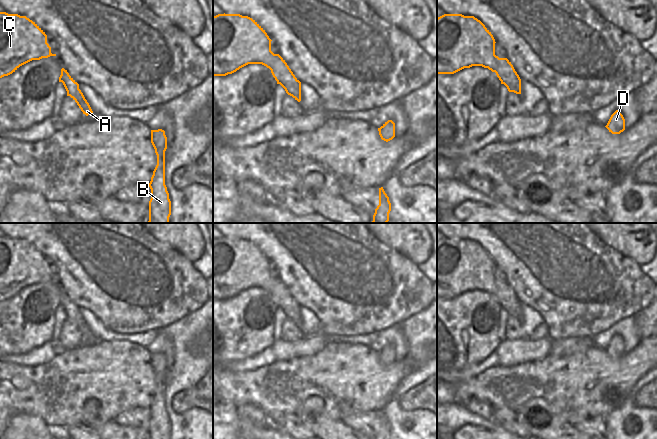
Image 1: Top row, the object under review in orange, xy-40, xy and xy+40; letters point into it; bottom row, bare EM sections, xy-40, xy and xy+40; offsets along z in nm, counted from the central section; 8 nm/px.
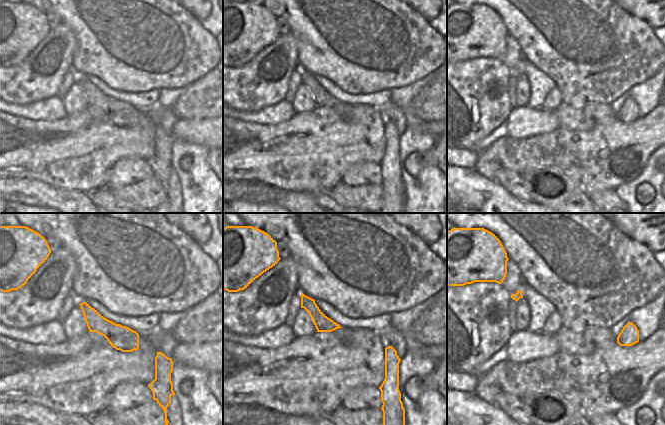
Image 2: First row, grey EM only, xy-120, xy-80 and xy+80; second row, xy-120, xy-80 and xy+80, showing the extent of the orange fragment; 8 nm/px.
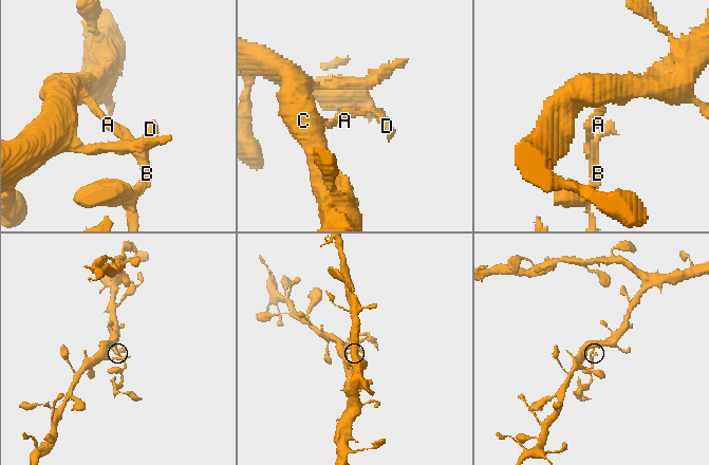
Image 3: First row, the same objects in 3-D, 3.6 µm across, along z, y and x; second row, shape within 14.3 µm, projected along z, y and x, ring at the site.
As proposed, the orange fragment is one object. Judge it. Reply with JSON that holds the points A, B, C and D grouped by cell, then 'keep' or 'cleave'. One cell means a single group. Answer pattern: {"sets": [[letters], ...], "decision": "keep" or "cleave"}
{"sets": [["A", "B", "D"], ["C"]], "decision": "cleave"}

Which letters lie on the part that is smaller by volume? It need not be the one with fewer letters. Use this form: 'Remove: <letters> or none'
Remove: A, B, D

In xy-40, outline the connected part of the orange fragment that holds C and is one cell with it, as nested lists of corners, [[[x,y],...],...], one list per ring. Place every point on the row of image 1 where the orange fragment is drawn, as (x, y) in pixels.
[[[0,12],[0,78],[15,72],[20,66],[32,61],[56,56],[51,53],[47,35],[32,20],[18,14]]]

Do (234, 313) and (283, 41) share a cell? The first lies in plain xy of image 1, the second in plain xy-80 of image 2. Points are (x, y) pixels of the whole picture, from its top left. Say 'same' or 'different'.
same

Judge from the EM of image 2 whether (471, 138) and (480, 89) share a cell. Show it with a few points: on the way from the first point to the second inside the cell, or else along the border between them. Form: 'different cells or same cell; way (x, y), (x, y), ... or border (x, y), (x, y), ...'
same cell; way (472, 126), (473, 101)

